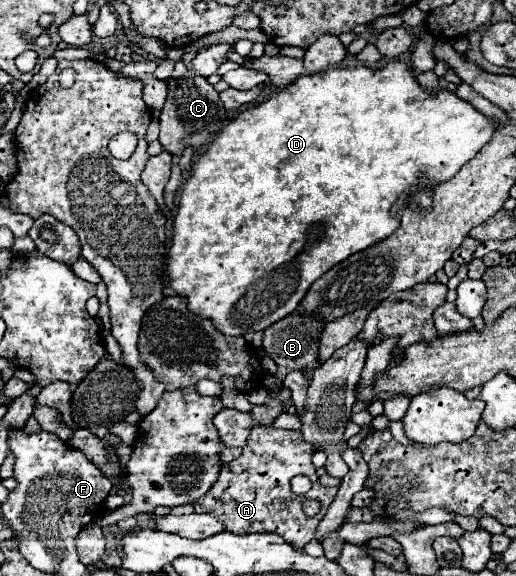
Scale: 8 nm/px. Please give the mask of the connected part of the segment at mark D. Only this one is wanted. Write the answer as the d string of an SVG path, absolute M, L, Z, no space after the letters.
M390 61L388 67L378 71L372 71L368 67L356 67L356 69L332 67L316 75L298 77L292 85L282 89L278 95L238 113L238 117L214 137L206 153L192 165L190 177L184 183L180 193L178 213L174 217L174 227L172 227L172 247L168 251L168 267L166 267L170 287L176 291L176 295L188 299L188 309L192 313L202 315L202 319L210 319L222 335L238 337L250 331L262 331L272 323L280 321L282 317L290 315L304 299L308 287L316 279L320 279L320 275L324 275L336 263L348 259L350 255L366 249L372 243L382 241L384 237L392 235L398 229L400 220L390 215L390 207L398 199L398 195L406 189L406 185L416 183L420 171L424 171L428 179L436 179L436 181L450 179L452 175L456 175L456 171L460 171L464 163L468 163L490 141L494 129L496 129L494 121L486 119L468 101L458 99L454 93L450 91L426 93L416 83L412 69L404 61Z

